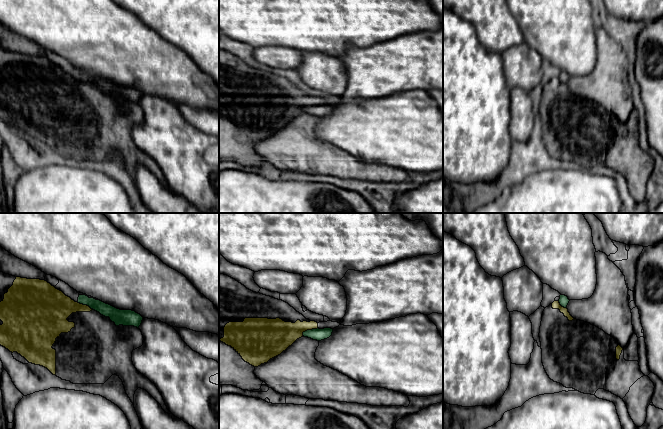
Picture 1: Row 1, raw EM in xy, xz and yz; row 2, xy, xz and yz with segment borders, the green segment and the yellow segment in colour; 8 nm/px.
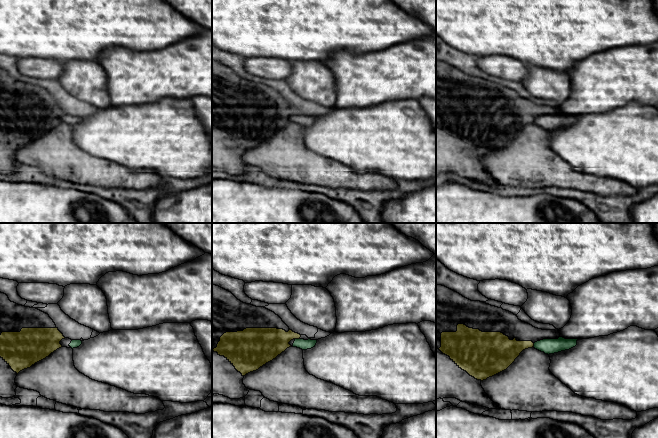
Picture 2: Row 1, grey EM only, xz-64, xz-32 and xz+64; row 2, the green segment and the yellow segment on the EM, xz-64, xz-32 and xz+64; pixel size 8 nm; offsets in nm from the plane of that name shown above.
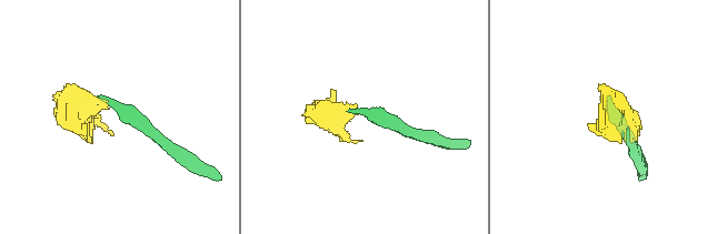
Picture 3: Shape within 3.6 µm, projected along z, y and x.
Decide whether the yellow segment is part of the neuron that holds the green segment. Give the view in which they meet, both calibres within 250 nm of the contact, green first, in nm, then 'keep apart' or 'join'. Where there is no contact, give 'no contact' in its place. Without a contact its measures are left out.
contact in xz; calibres 100 and 240 nm; keep apart

